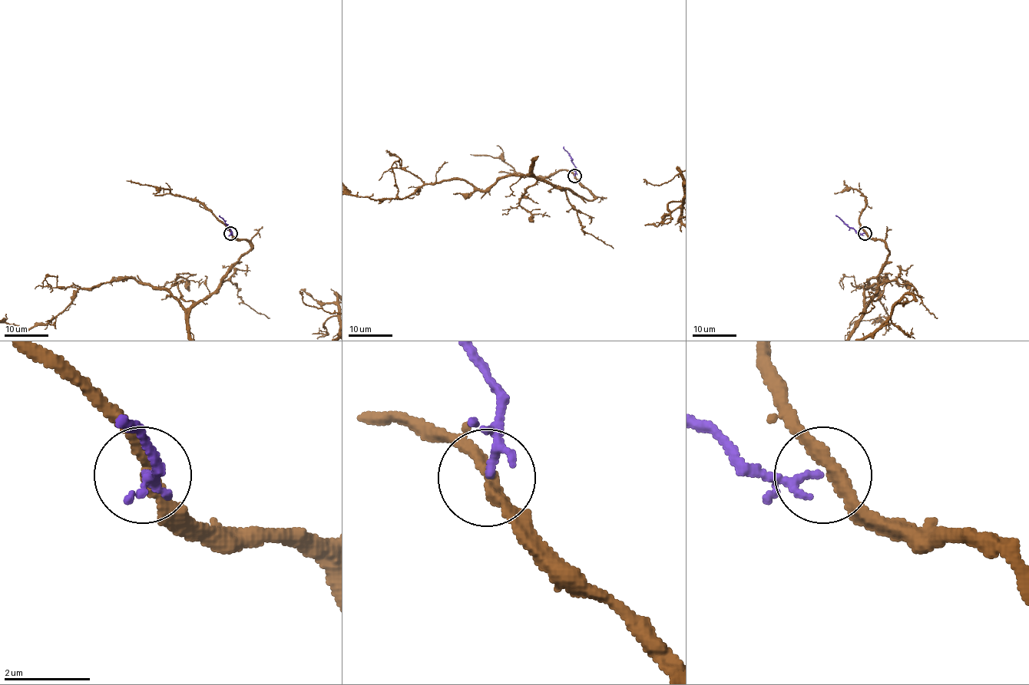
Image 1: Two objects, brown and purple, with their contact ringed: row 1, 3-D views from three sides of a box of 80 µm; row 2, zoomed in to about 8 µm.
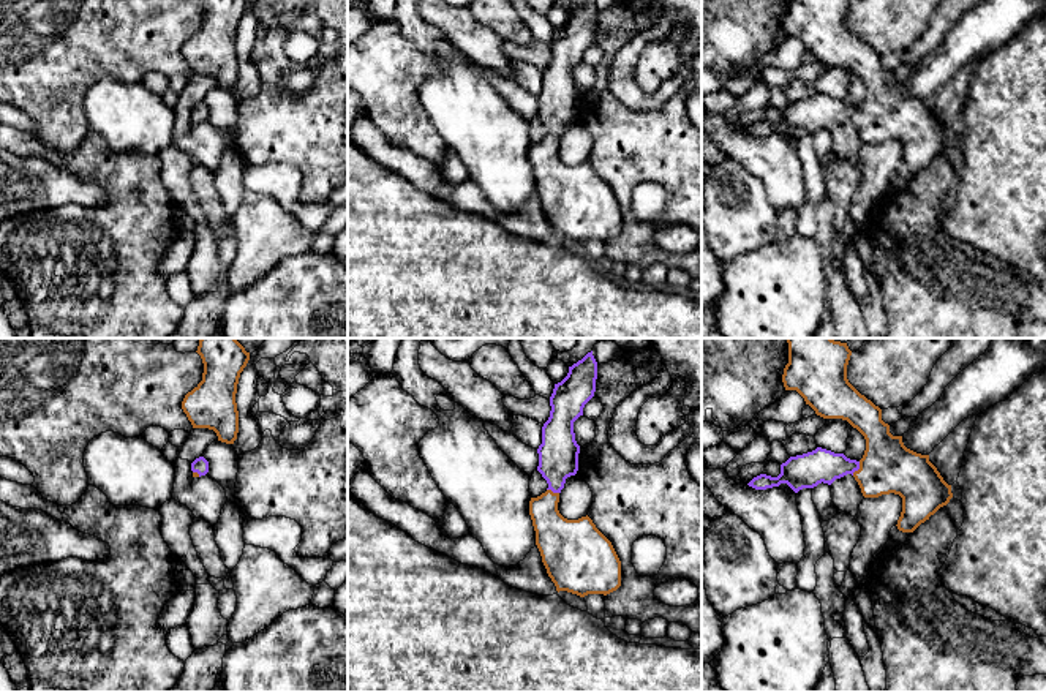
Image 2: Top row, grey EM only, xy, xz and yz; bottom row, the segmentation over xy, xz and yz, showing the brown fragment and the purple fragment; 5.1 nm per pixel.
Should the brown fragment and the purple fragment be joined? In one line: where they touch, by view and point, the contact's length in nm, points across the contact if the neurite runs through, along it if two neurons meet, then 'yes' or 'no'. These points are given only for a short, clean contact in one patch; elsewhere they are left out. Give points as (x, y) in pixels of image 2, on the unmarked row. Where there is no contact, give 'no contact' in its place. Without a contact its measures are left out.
contact yz (860, 114); length 80 nm; way yz (887, 112), (860, 114), (820, 111); yes

